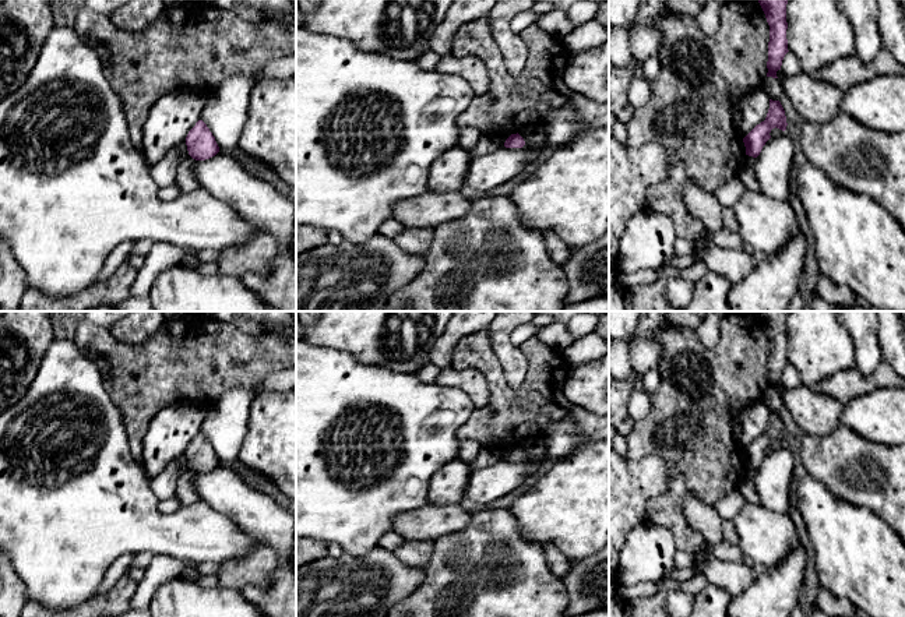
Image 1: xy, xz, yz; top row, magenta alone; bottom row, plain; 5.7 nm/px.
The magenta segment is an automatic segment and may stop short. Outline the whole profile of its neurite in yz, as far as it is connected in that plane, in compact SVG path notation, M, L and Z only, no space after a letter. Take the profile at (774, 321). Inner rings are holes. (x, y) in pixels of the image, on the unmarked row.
M758 311L770 338L767 389L778 391L777 384L781 382L782 373L788 363L786 352L786 317L788 311Z

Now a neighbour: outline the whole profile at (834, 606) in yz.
M825 589L818 593L816 604L831 617L858 617L858 609L846 597L837 597Z

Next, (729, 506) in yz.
M733 490L723 496L715 505L714 508L719 514L721 519L730 519L733 521L735 516L744 508L747 501L744 497L740 494L740 491Z

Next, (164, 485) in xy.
M186 455L172 461L158 476L149 479L149 486L159 501L176 494L176 484L182 473L189 468Z

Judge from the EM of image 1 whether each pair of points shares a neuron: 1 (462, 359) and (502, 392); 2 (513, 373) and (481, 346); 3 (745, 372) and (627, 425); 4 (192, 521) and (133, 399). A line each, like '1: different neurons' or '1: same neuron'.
1: same neuron
2: different neurons
3: different neurons
4: different neurons

